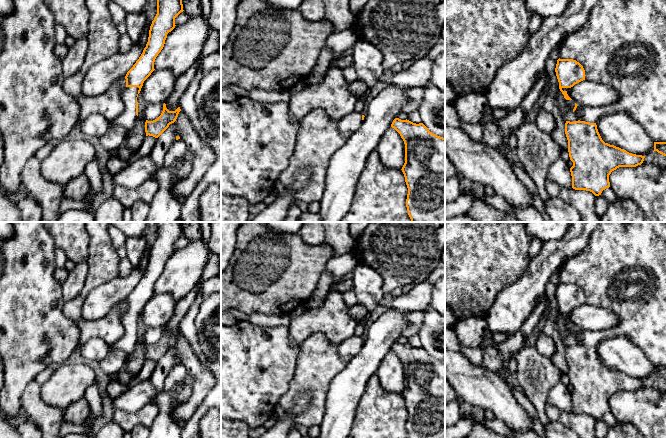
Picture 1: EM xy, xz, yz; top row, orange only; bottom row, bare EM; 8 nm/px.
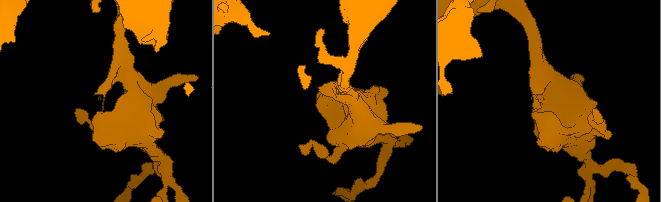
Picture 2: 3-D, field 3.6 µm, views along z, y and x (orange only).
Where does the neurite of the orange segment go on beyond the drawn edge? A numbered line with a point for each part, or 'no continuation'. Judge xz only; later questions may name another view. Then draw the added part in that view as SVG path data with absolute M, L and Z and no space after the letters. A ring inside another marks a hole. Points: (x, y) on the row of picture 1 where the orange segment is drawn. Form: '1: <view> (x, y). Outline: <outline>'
1: xz (349, 124). Outline: M354 111L341 118L337 124L340 133L348 139L360 128L362 122L362 113Z

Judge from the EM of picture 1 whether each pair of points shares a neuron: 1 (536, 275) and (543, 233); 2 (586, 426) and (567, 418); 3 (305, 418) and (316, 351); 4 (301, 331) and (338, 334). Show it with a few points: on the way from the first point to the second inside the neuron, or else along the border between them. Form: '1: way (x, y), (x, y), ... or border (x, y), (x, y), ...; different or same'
1: border (565, 233), (556, 240), (543, 243); different
2: way (581, 424), (572, 421); same
3: way (316, 401), (316, 368); same
4: way (310, 327), (329, 327); same

